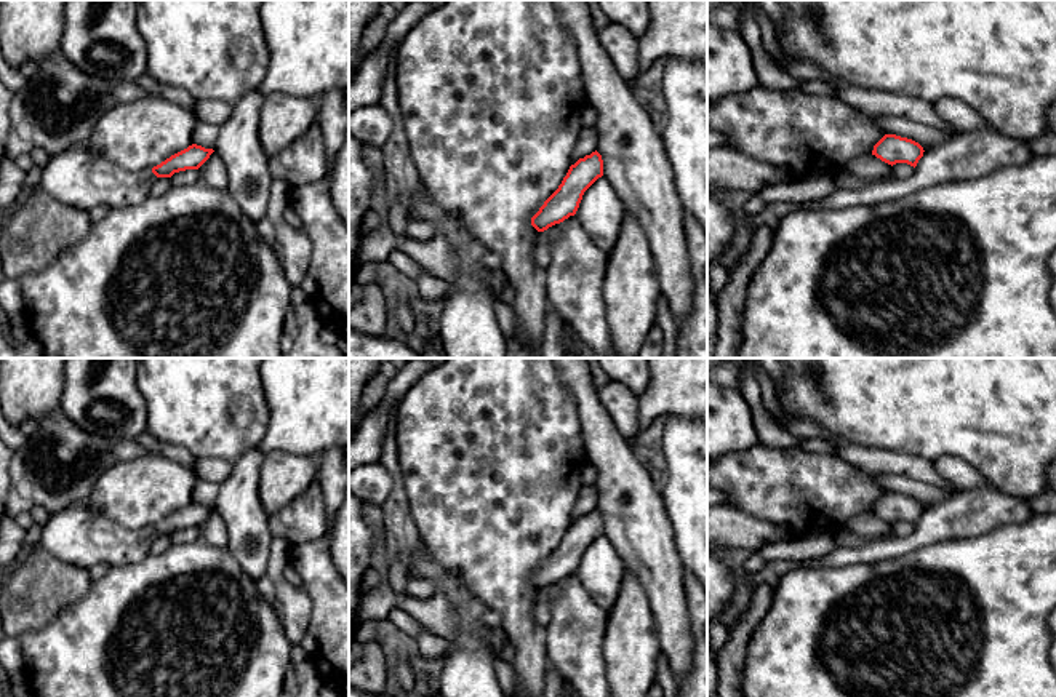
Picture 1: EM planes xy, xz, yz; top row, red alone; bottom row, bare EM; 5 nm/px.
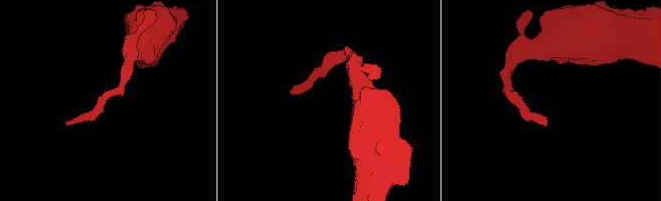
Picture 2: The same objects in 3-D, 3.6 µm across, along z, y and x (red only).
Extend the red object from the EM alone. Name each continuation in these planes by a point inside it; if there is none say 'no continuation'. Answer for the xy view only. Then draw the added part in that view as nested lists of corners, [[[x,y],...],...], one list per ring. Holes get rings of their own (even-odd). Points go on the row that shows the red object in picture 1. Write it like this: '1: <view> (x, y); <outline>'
1: xy (79, 178); [[[72,147],[50,157],[48,165],[42,171],[38,187],[59,203],[91,211],[96,206],[136,206],[149,197],[155,179],[158,177],[152,169],[128,171],[88,149]]]

